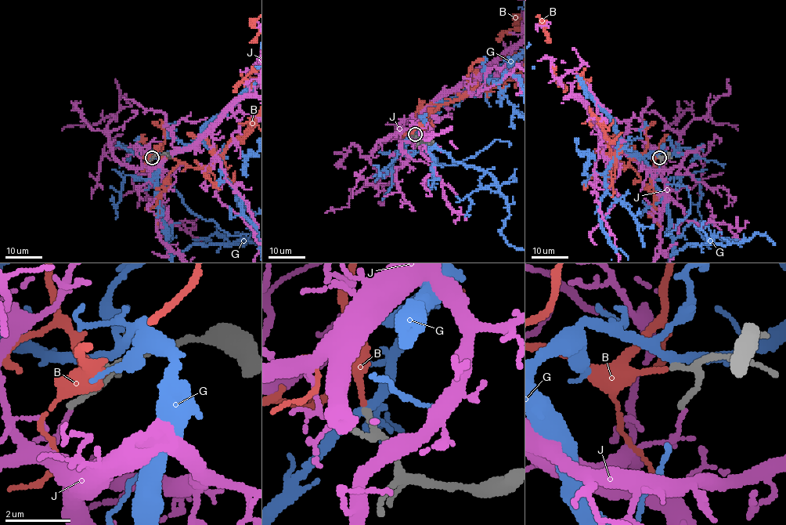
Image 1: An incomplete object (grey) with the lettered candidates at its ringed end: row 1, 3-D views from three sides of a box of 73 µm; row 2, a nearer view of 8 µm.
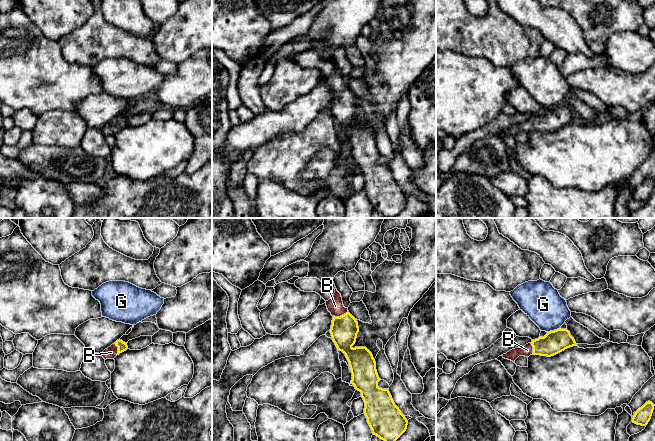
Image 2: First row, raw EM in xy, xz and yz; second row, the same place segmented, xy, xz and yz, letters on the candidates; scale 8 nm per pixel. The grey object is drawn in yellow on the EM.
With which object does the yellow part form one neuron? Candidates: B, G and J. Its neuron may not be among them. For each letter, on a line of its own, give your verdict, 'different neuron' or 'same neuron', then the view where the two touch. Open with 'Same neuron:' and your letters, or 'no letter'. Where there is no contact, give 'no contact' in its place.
Same neuron: B
B: same neuron; meets yellow in xz
G: different neuron; meets yellow in yz
J: different neuron; no contact

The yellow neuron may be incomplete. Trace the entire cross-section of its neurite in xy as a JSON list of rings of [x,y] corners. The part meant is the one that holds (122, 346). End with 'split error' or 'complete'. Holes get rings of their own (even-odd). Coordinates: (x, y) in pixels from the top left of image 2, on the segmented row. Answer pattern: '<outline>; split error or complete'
[[[117,340],[114,344],[110,347],[105,349],[101,356],[106,359],[114,359],[120,353],[126,351],[128,349],[127,343],[123,342],[122,340]]]; split error

